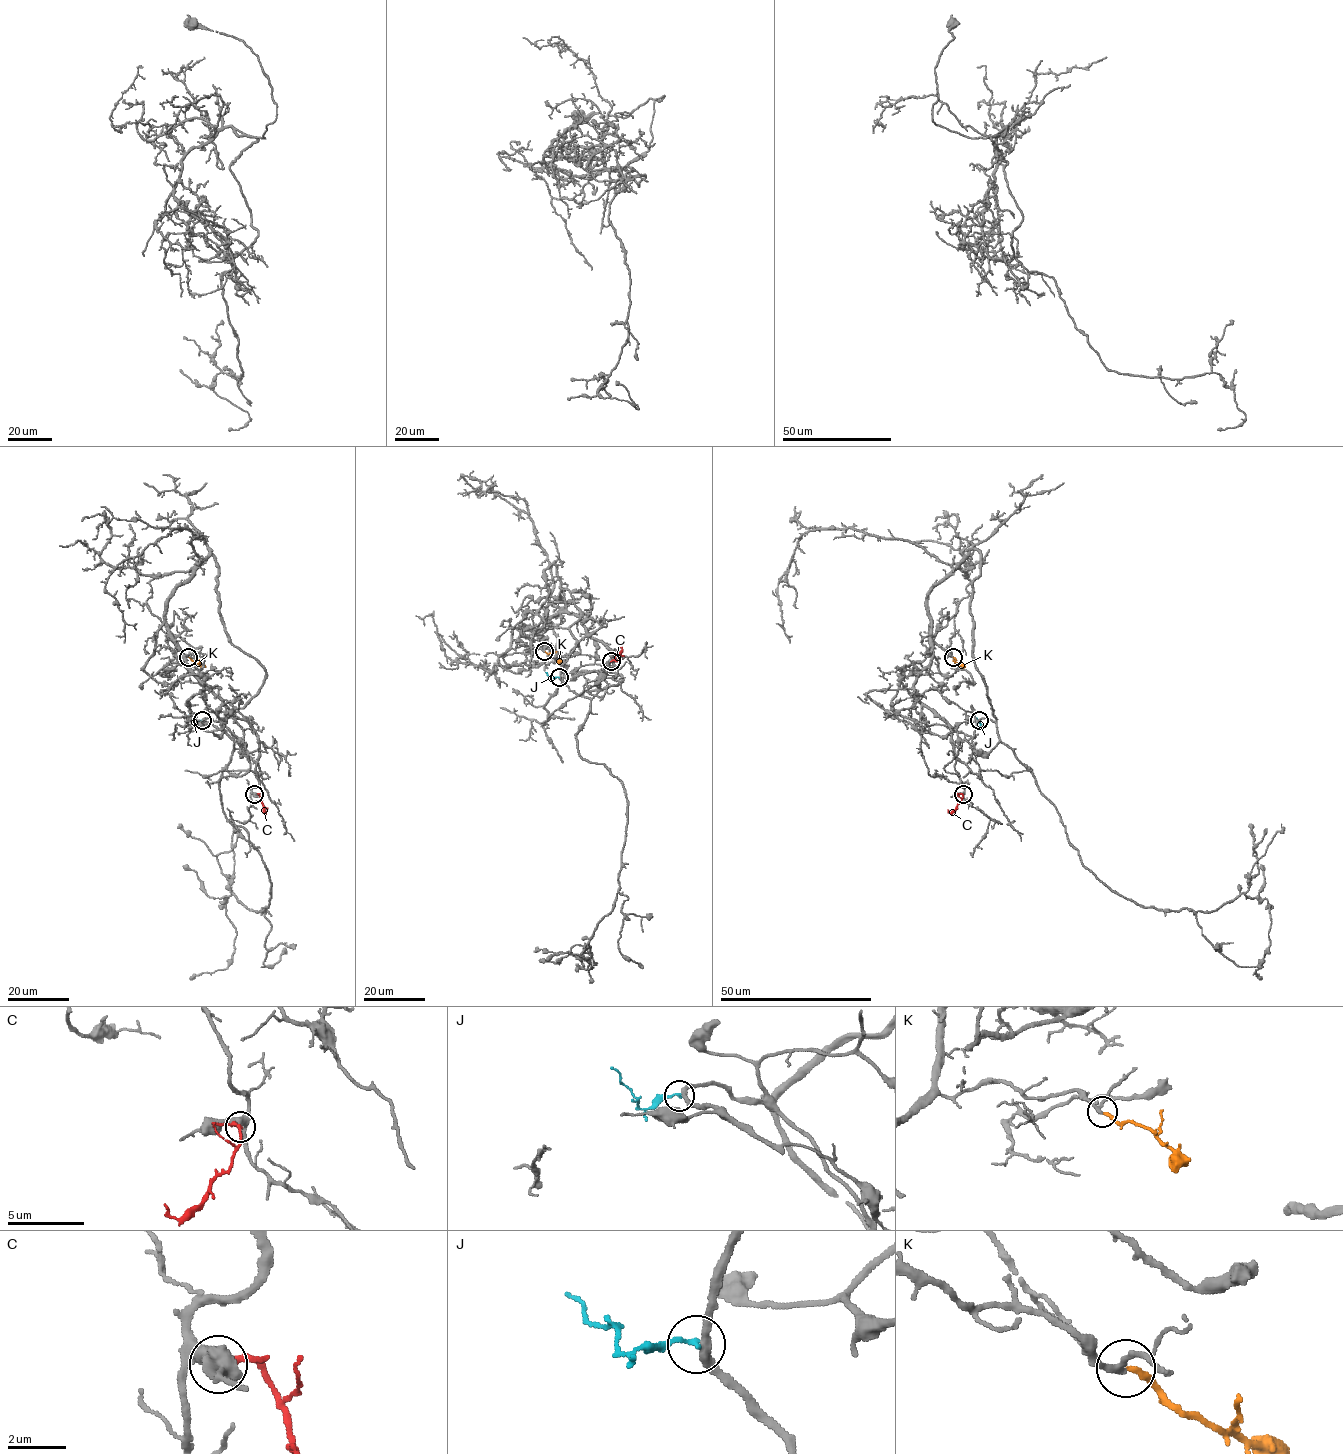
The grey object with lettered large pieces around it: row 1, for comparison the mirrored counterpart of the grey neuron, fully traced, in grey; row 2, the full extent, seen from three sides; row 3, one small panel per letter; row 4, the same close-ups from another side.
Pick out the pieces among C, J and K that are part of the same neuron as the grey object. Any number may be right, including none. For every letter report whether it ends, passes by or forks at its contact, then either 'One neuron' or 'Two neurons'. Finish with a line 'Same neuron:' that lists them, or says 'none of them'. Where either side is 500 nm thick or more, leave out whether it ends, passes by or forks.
C: It ends there. Two neurons
J: It ends there. Two neurons
K: It ends there. One neuron
Same neuron: K

